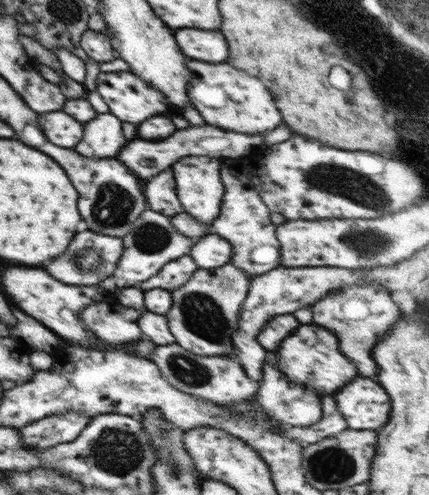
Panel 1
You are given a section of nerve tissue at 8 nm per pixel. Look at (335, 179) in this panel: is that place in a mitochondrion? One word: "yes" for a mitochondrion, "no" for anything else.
yes

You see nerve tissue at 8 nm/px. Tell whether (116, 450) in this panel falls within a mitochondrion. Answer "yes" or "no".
yes

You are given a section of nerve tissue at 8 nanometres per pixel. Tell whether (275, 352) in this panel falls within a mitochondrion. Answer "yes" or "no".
no

